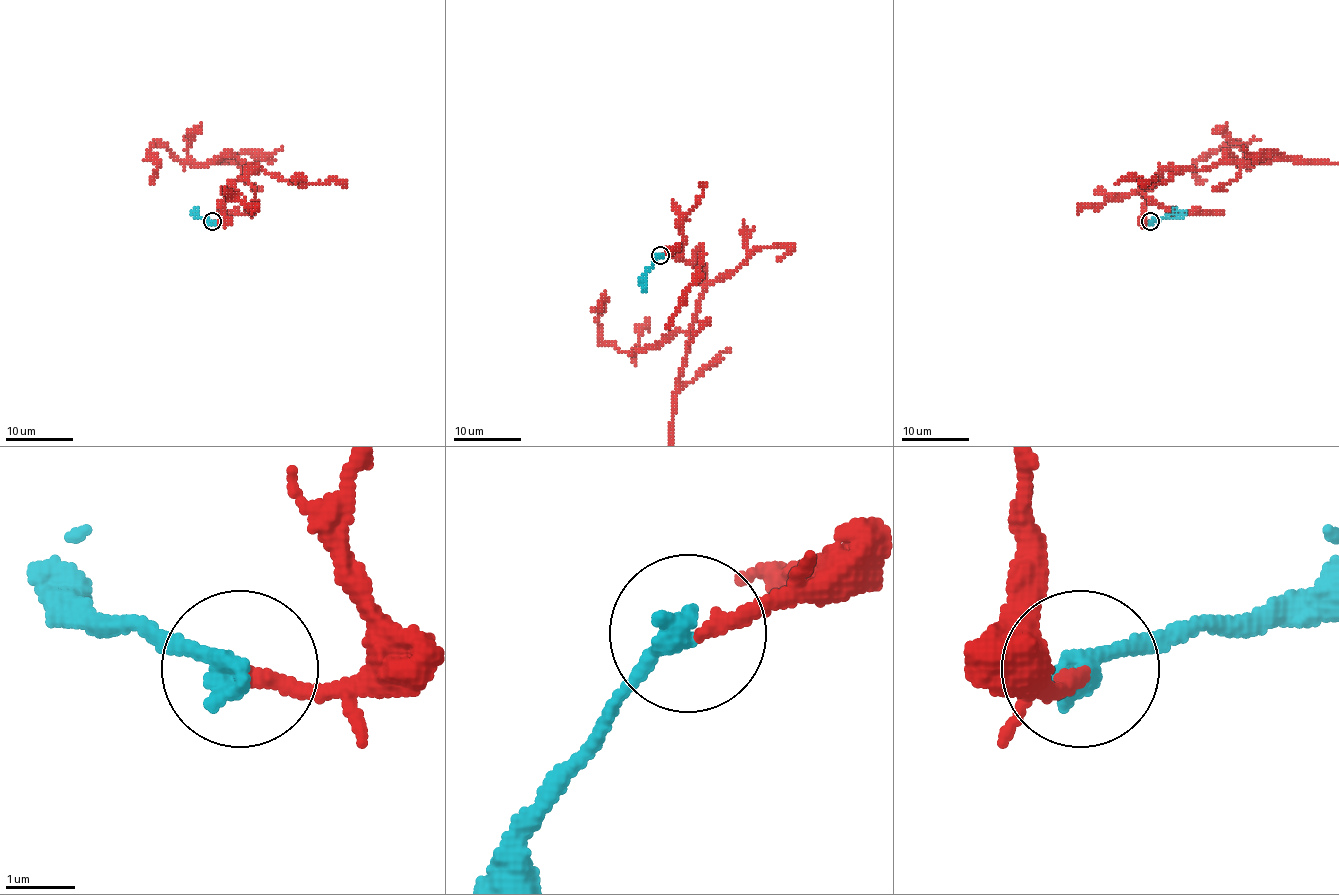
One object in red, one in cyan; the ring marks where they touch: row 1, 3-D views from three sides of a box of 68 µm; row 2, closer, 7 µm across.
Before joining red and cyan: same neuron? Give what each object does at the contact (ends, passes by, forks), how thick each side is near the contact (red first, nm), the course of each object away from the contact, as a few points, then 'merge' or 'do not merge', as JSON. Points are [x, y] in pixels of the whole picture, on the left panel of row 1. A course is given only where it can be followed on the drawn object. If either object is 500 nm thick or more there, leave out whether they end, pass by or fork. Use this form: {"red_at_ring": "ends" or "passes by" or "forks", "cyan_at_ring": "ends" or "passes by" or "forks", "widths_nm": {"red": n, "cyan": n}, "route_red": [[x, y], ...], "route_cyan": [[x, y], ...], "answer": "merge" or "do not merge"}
{"red_at_ring": "ends", "cyan_at_ring": "ends", "widths_nm": {"red": 200, "cyan": 340}, "route_cyan": [[212, 222], [195, 212]], "answer": "merge"}

